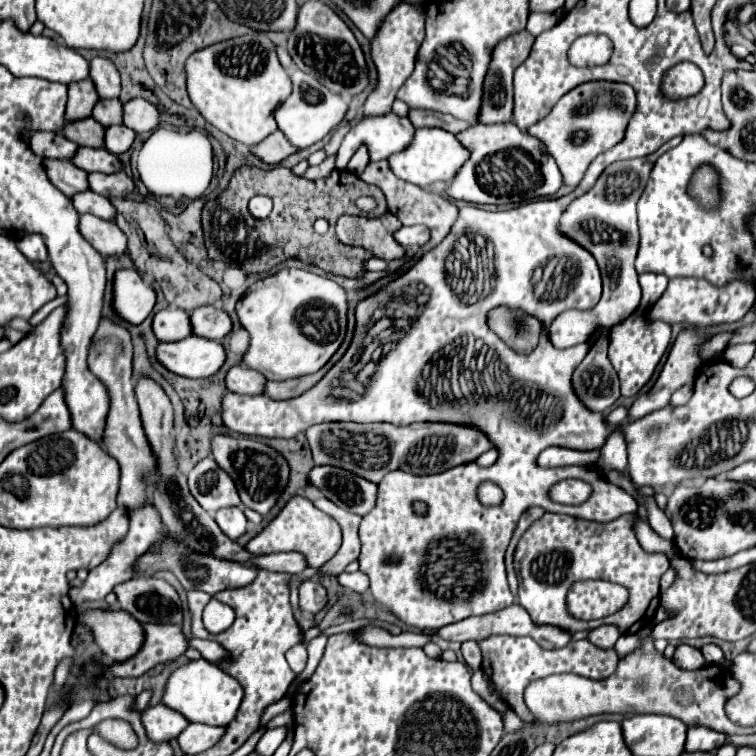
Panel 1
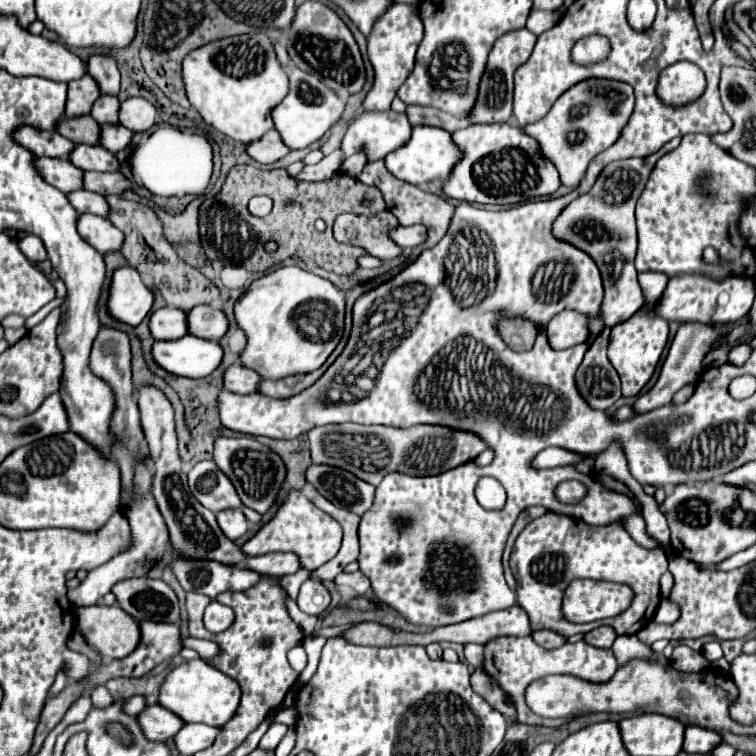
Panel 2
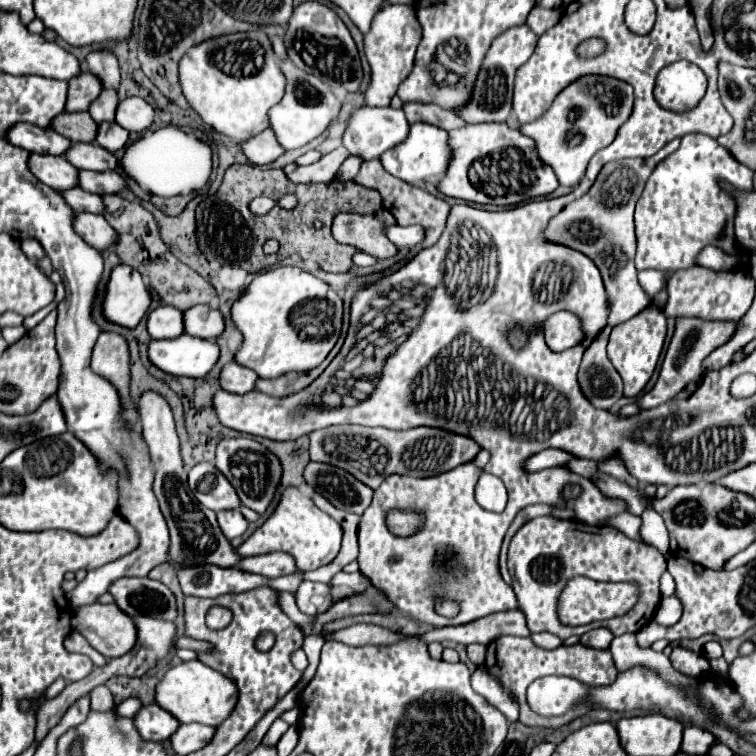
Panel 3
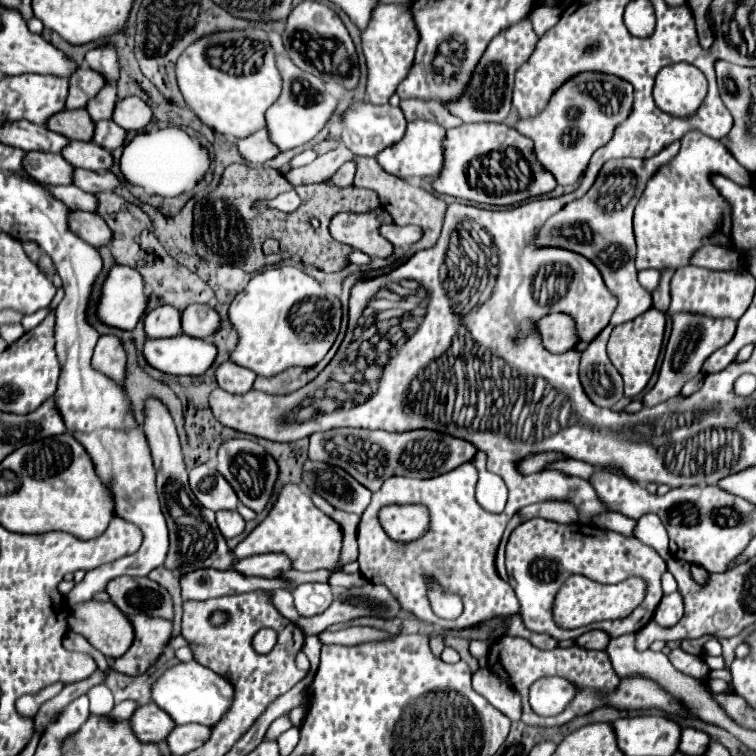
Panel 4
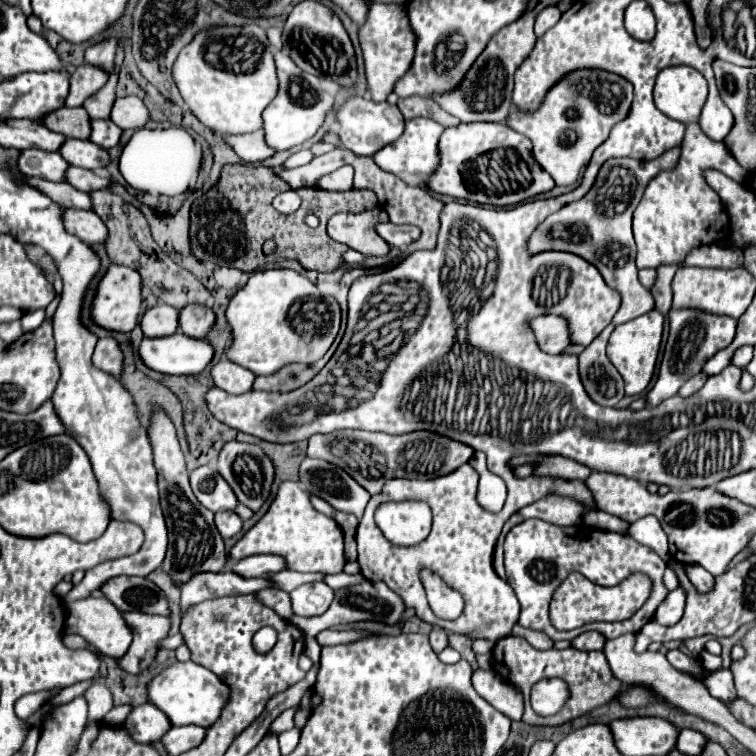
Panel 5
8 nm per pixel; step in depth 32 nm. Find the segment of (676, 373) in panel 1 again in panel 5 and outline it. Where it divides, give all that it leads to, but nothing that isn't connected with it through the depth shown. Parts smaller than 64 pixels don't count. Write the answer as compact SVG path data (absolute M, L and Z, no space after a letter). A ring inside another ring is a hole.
M676 310L676 312L670 312L668 316L670 316L670 336L664 348L658 380L654 388L646 394L648 406L656 406L666 398L676 396L680 386L692 376L696 376L702 370L704 362L712 358L714 352L728 346L736 334L736 320L728 316L710 316L700 310Z

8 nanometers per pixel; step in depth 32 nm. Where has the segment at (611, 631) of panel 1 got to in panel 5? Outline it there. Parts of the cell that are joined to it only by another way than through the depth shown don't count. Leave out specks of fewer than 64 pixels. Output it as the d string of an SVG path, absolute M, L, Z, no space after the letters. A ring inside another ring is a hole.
M584 632L572 640L572 646L580 650L602 650L604 644L606 640L604 636L600 636L600 632Z

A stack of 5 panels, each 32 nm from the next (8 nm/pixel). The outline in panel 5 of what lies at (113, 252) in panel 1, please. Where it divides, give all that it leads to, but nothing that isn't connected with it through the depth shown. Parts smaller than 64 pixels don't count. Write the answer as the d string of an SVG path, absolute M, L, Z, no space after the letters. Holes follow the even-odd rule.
M66 210L64 226L70 234L78 236L82 242L90 246L104 244L104 240L108 238L106 224L100 220L100 216L96 216L96 212L90 210Z

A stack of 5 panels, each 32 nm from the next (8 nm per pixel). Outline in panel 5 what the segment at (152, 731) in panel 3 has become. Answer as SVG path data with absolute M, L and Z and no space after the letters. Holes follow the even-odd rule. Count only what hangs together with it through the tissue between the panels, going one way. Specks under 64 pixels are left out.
M150 702L136 706L130 712L130 716L126 718L124 726L132 734L132 738L142 744L158 742L160 736L164 736L164 732L168 732L168 728L172 728L168 724L168 718L160 712L160 708L156 708Z

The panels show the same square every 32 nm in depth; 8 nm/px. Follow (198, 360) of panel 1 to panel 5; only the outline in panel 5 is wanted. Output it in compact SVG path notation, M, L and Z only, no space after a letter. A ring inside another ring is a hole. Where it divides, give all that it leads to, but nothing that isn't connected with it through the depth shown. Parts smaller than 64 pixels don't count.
M176 332L164 338L144 338L140 344L144 364L162 374L192 376L202 372L214 358L214 348L208 340L196 340Z

